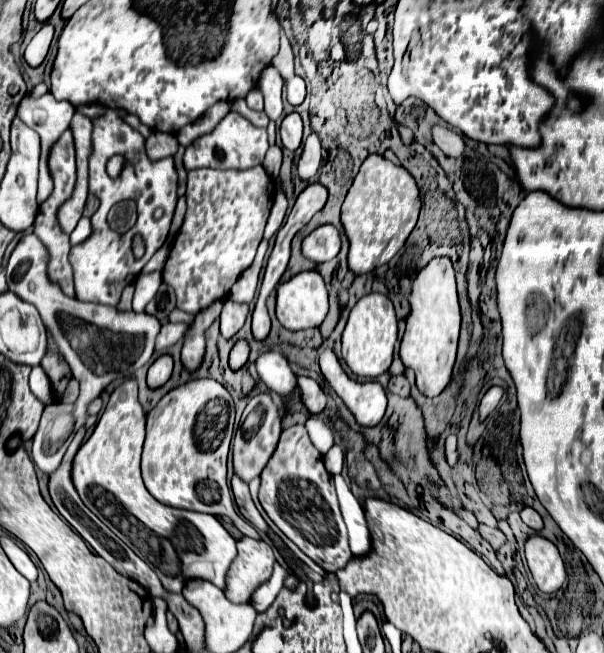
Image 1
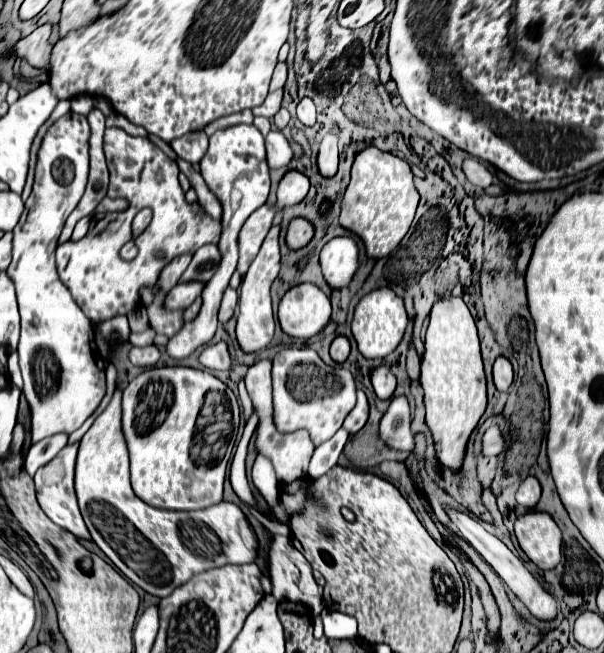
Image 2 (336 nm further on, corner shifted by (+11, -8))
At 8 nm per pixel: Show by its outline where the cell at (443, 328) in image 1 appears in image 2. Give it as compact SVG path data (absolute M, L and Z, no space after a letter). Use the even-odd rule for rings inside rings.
M451 297L433 305L419 381L425 391L427 427L433 433L437 461L457 473L463 467L467 441L487 409L487 377L477 325L463 299Z

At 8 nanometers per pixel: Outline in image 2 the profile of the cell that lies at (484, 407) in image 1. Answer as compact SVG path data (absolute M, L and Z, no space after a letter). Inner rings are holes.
M499 355L495 359L495 365L493 365L493 381L495 381L495 387L499 391L507 391L509 385L513 383L513 367L509 363L507 357Z

